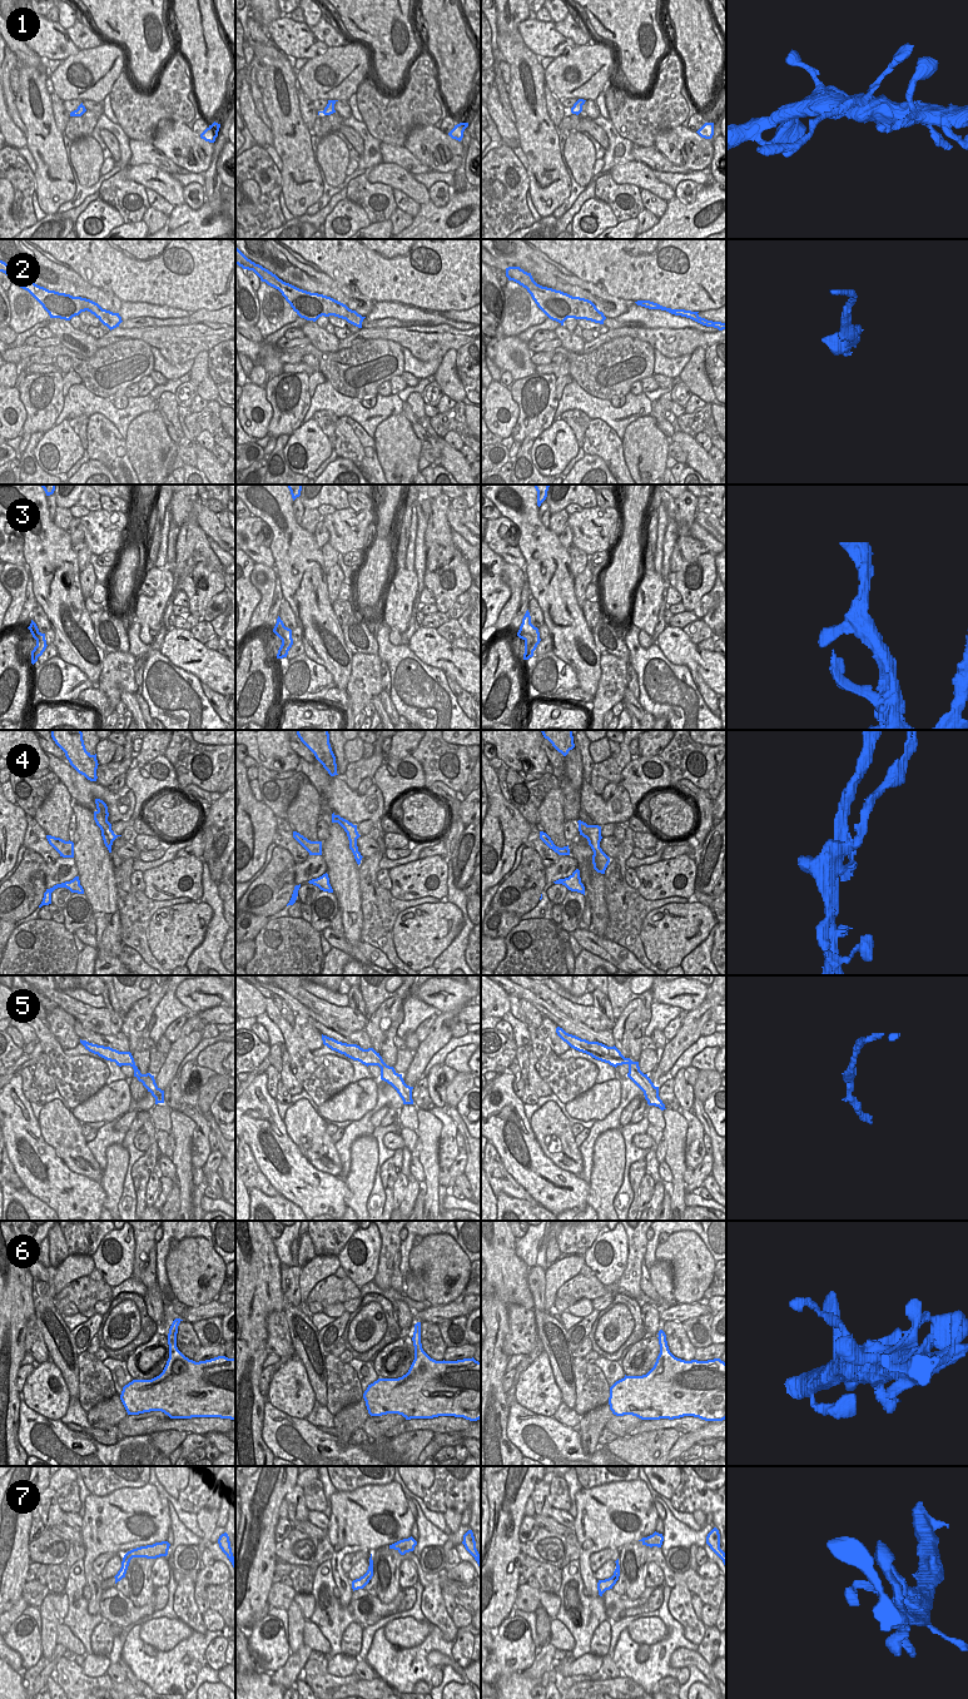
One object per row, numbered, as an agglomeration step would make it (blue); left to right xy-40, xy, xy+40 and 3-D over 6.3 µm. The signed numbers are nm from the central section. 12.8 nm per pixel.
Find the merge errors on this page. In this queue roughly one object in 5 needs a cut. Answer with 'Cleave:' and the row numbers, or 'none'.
Cleave: 1, 4

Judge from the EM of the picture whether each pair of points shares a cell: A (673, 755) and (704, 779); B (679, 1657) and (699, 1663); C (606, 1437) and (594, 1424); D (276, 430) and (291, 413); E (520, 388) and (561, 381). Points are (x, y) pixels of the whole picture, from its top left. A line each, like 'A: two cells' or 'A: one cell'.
A: one cell
B: one cell
C: two cells
D: one cell
E: two cells

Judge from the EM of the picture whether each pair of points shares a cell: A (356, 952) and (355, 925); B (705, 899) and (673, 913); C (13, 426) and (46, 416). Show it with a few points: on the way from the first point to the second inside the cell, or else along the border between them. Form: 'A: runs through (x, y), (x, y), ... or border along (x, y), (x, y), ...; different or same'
A: border along (343, 933), (350, 942), (360, 940); different
B: border along (695, 902), (710, 907); different
C: border along (19, 395), (25, 410), (21, 435); different

